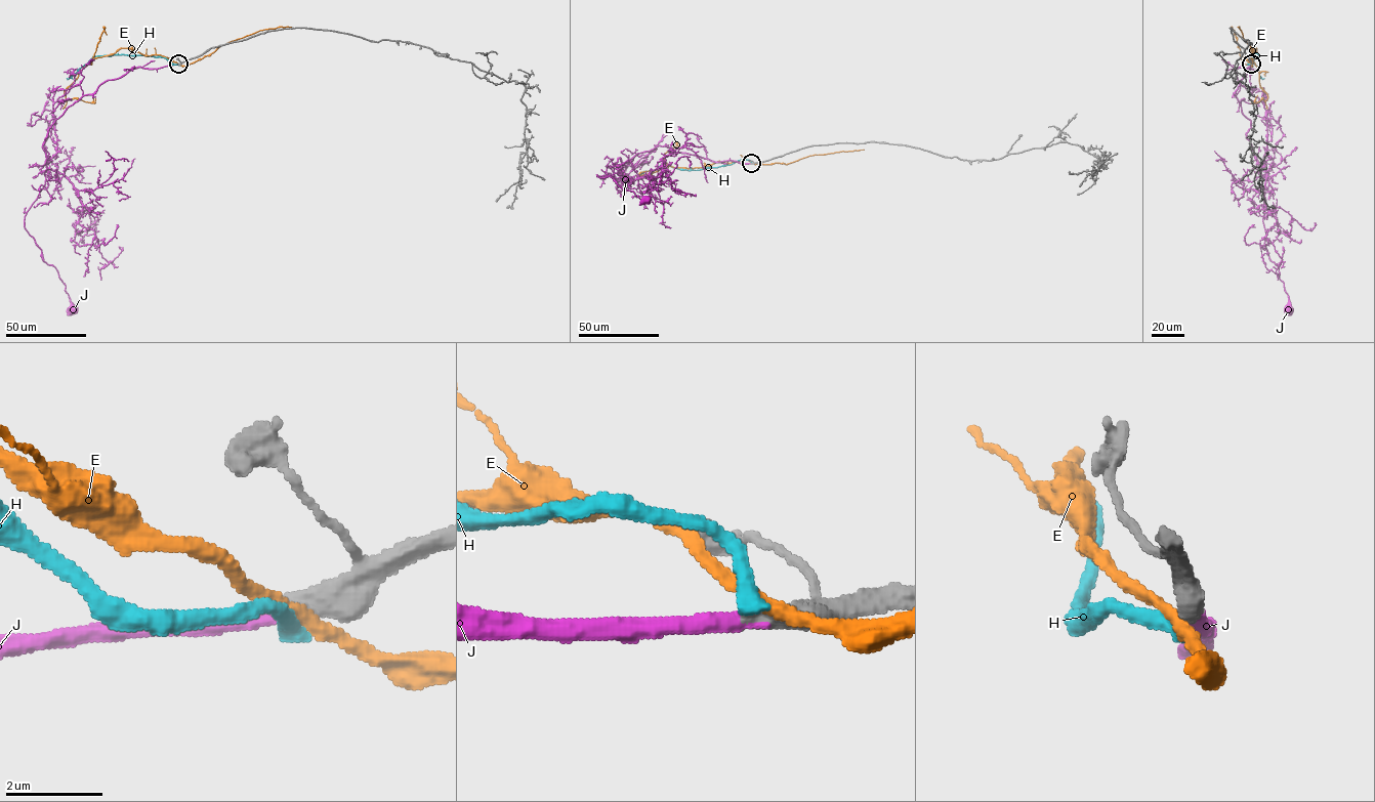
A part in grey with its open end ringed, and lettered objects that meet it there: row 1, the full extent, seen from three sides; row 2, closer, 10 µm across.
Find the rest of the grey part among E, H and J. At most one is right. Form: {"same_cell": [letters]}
{"same_cell": ["J"]}

